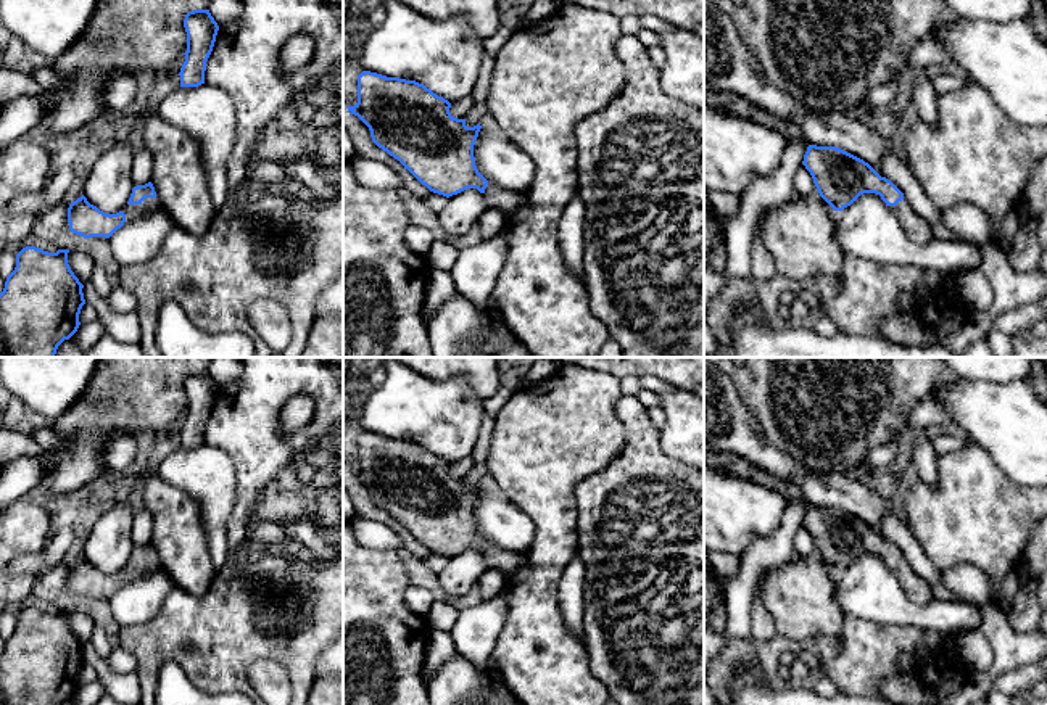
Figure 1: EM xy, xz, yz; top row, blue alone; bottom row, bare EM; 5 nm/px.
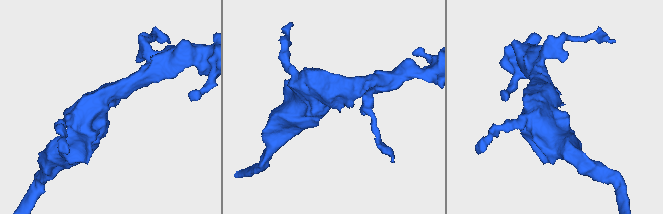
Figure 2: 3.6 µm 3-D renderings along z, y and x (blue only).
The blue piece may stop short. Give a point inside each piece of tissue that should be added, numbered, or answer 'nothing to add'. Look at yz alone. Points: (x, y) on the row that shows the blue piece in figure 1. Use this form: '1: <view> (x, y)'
1: yz (917, 229)

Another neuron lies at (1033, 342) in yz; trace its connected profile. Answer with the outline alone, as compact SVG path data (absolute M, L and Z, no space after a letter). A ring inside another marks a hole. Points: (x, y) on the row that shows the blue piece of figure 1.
M1047 317L1012 335L1013 357L1047 357Z

